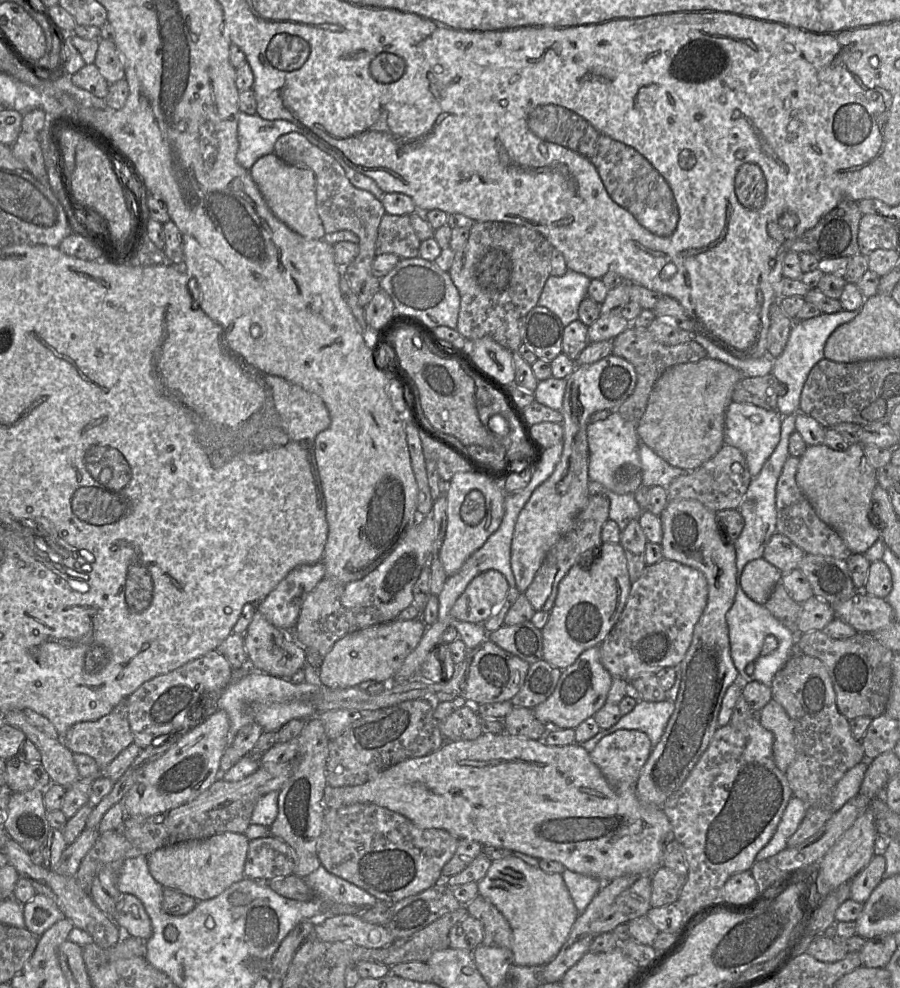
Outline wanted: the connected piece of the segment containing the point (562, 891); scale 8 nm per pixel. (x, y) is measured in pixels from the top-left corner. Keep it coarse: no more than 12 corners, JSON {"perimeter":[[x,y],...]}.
{"perimeter":[[514,856],[478,893],[520,966],[553,960],[579,916],[562,874]]}

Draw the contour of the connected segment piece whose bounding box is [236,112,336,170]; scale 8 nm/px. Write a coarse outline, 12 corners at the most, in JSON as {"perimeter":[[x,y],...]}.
{"perimeter":[[239,112],[237,162],[249,170],[290,132],[336,157],[328,143],[290,121]]}

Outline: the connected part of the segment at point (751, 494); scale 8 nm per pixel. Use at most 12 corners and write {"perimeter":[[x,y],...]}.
{"perimeter":[[796,414],[737,508],[737,577],[776,533],[776,486],[790,456]]}

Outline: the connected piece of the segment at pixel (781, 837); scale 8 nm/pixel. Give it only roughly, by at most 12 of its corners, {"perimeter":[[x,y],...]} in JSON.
{"perimeter":[[792,797],[770,841],[756,861],[787,847],[803,820],[807,805]]}

